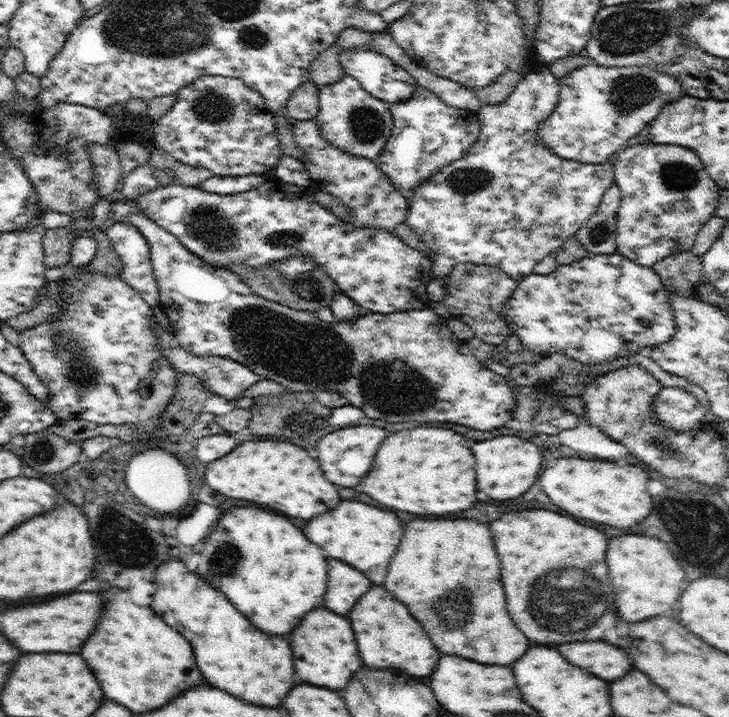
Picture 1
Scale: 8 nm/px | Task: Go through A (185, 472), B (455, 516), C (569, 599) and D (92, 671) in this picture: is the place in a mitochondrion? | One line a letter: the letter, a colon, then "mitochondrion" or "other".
A: other
B: other
C: mitochondrion
D: other

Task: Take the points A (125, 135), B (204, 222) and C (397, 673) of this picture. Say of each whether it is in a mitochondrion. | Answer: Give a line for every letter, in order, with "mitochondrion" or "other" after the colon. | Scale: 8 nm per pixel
A: other
B: mitochondrion
C: other

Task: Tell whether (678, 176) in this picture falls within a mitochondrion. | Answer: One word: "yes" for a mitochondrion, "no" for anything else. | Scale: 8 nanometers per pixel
yes

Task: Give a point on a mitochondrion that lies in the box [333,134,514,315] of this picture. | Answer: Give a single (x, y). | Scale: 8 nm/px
(465, 181)

